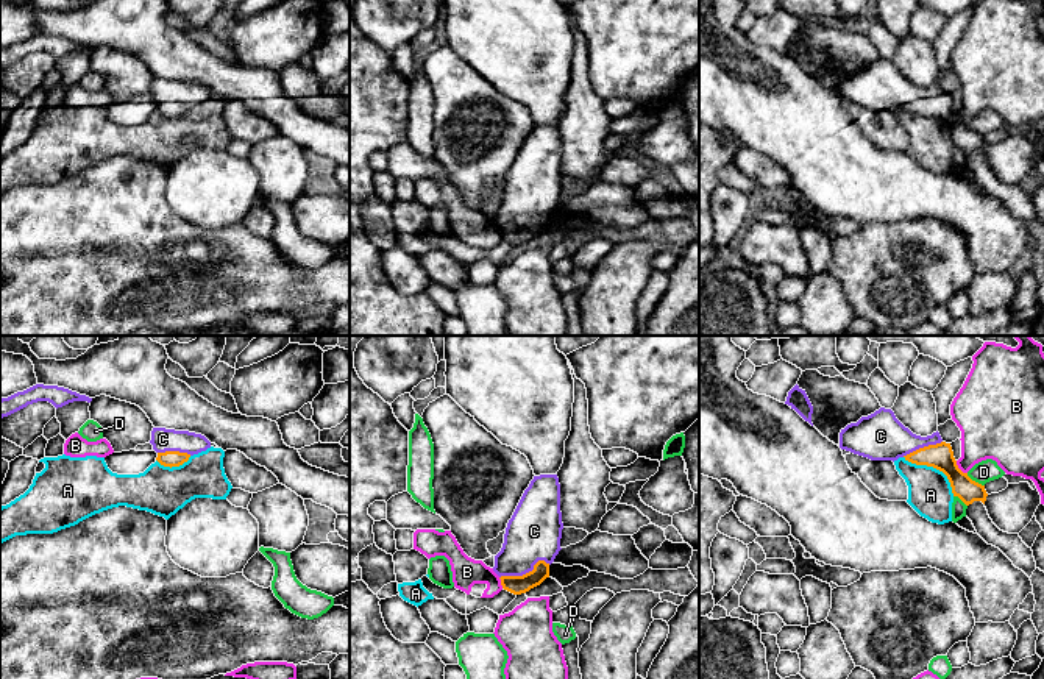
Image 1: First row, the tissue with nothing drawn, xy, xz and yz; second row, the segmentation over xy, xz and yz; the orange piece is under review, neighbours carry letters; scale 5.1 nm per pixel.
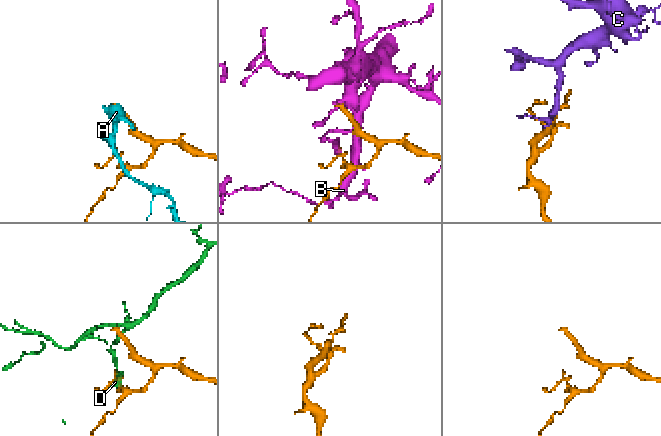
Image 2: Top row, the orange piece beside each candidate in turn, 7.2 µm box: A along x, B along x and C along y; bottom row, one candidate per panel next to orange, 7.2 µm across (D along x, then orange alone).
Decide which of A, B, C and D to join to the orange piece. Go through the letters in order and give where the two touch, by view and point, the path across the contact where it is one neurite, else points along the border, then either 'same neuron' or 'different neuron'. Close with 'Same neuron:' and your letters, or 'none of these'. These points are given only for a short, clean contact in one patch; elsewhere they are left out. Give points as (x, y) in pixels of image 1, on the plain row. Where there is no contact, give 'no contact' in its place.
A: meets orange in yz at (935, 117); different neuron
B: meets orange in yz at (958, 119); different neuron
C: meets orange in xz at (526, 223); runs through xz (515, 234), (526, 223), (526, 203), (534, 181); same neuron
D: meets orange in yz at (974, 131); different neuron
Same neuron: C

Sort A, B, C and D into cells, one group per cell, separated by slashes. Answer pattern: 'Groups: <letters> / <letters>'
Groups: A / B / C / D

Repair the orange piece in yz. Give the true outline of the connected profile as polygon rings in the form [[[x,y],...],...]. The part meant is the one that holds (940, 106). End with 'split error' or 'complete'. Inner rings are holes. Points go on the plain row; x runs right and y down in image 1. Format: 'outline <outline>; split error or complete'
outline [[[880,58],[841,80],[840,98],[871,111],[894,112],[904,108],[916,116],[933,117],[947,126],[953,147],[966,156],[986,151],[985,136],[958,119],[950,94],[946,94],[938,81],[927,87],[916,86],[891,59]]]; split error

